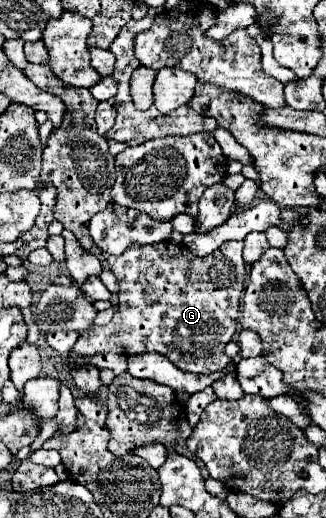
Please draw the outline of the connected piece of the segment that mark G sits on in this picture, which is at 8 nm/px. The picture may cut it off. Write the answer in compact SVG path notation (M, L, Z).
M168 240L150 246L132 244L130 248L126 248L122 256L114 257L110 254L104 256L120 286L118 290L120 308L106 326L92 326L80 334L74 346L76 354L92 356L102 352L116 352L132 356L142 352L158 352L180 370L196 374L212 374L230 364L224 346L236 334L236 318L240 310L240 296L244 290L246 264L242 260L242 242L226 242L222 244L222 248L218 248L218 252L212 252L210 256L204 258L194 256L186 246Z

